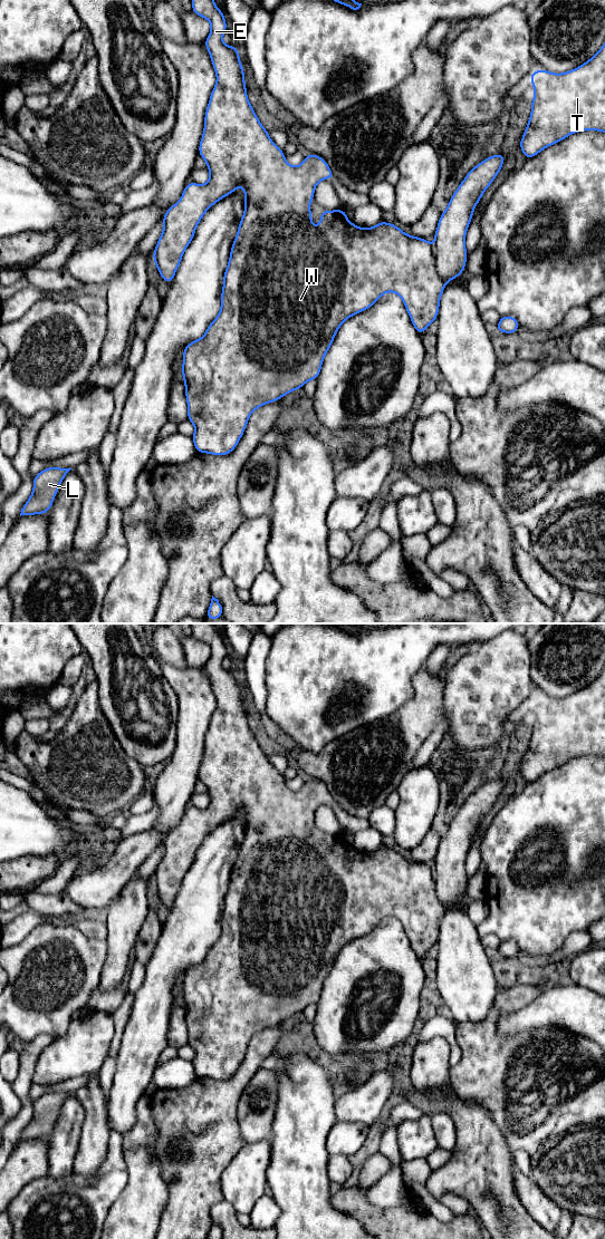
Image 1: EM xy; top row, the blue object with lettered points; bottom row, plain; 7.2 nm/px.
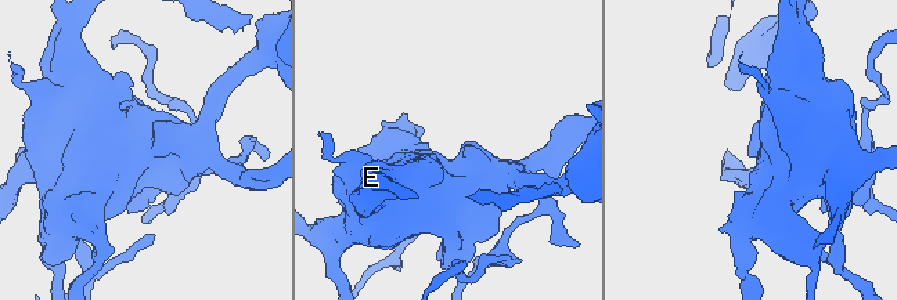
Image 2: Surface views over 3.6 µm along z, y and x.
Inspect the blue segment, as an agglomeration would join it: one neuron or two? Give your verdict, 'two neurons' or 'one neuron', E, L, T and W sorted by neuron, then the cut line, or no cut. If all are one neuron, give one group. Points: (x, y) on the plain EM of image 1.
one neuron; E L T W; no cut

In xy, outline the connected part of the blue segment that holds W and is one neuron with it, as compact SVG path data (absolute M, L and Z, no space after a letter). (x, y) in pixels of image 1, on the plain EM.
M213 623L191 625L192 637L211 648L211 657L204 668L217 699L199 769L199 780L208 788L210 803L204 810L188 807L181 824L166 834L163 856L154 873L153 885L162 904L170 909L205 836L240 810L244 812L244 838L223 900L220 937L208 950L203 961L188 968L183 974L182 1000L188 1025L188 1044L195 1051L191 1061L194 1072L198 1077L223 1081L237 1072L253 1035L265 1028L278 1026L285 1019L302 1013L307 1006L318 1003L323 985L342 948L371 932L384 918L397 918L413 951L420 959L425 957L438 943L445 908L460 901L465 893L468 877L464 865L473 835L483 816L501 795L506 783L501 776L489 781L465 800L440 840L433 871L426 863L405 859L398 851L384 845L373 852L358 852L348 845L344 833L321 835L320 850L313 851L308 830L314 824L314 815L319 805L334 803L334 797L326 785L315 778L306 780L297 792L288 788L284 775L271 765L248 725L239 674L222 667L227 656L225 641Z

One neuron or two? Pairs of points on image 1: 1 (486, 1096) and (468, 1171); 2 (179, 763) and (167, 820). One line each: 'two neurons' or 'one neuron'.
1: two neurons
2: one neuron

